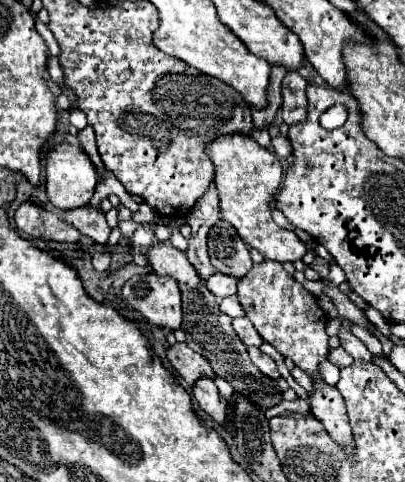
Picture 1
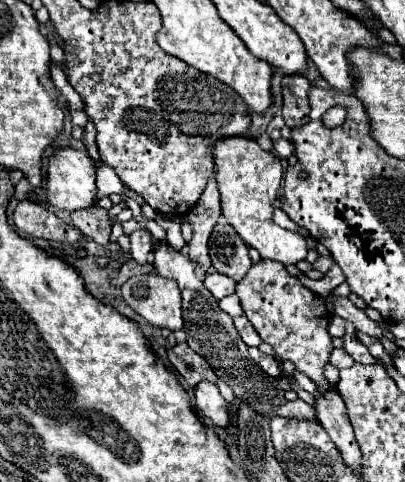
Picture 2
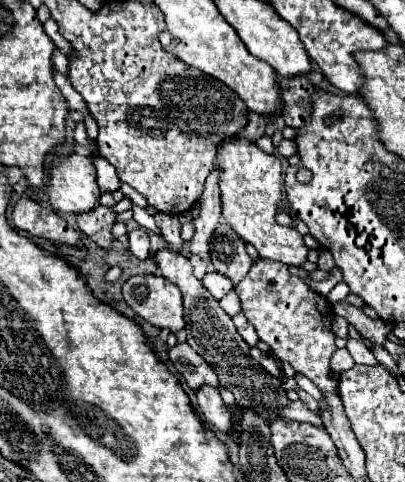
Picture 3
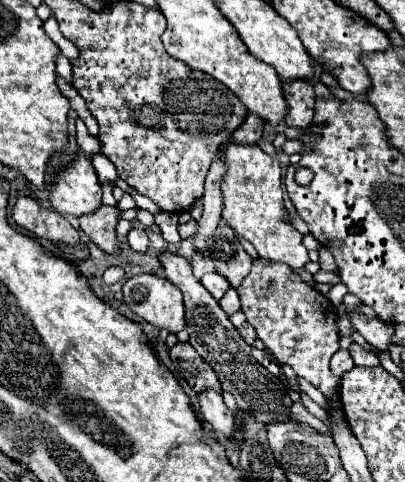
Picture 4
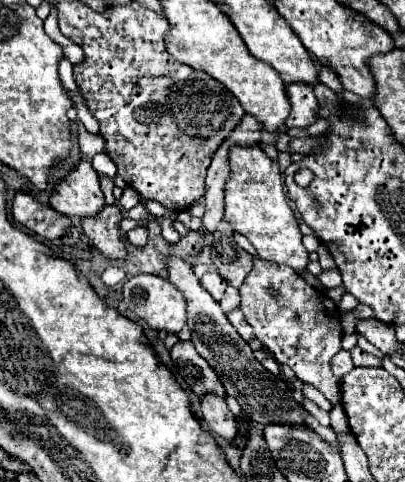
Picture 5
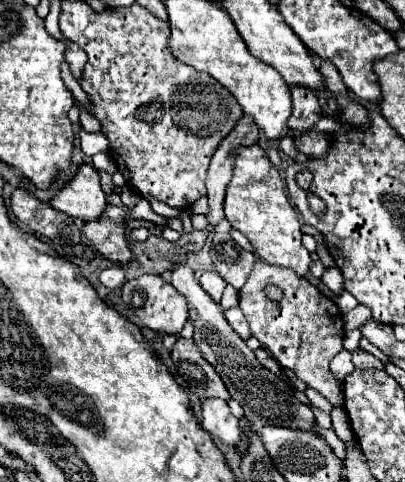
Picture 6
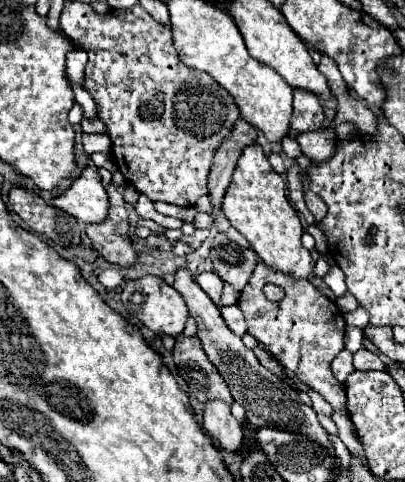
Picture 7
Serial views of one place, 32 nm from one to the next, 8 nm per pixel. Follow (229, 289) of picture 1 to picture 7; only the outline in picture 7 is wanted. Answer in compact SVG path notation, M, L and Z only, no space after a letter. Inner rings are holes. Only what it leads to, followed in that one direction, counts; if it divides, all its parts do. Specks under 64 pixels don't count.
M204 272L196 278L198 286L210 296L210 300L214 304L220 304L220 294L222 294L222 278L216 274L216 272Z

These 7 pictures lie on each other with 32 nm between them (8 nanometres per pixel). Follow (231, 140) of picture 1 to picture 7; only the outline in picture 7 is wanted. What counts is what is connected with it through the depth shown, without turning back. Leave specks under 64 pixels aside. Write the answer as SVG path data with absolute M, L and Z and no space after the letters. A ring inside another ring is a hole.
M258 144L246 146L238 158L232 182L222 202L222 212L230 224L248 240L250 248L260 256L260 260L272 270L290 274L296 280L314 278L314 260L300 242L304 228L296 210L286 198L286 182L272 170Z

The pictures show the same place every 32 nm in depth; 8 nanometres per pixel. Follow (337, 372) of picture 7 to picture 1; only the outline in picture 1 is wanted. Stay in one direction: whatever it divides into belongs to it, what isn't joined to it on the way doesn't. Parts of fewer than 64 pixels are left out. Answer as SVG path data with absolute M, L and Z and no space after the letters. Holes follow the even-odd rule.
M334 348L332 352L330 352L330 356L328 356L328 360L332 362L332 364L336 364L338 368L344 368L344 366L350 366L352 362L354 362L354 358L344 350L344 348Z

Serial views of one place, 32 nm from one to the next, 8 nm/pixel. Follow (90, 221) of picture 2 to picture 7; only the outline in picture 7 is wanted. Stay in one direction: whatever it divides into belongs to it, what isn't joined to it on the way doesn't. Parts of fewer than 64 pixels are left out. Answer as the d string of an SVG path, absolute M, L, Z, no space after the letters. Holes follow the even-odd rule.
M112 206L108 218L100 224L86 226L86 234L100 256L120 268L132 268L138 262L138 252L130 236L130 220L126 208Z

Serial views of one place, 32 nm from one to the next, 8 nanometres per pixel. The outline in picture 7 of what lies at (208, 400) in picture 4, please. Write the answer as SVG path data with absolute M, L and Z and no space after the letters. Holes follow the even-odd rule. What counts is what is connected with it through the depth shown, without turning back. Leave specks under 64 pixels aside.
M224 402L204 404L204 430L222 446L226 452L236 452L242 444L242 424L232 416Z

